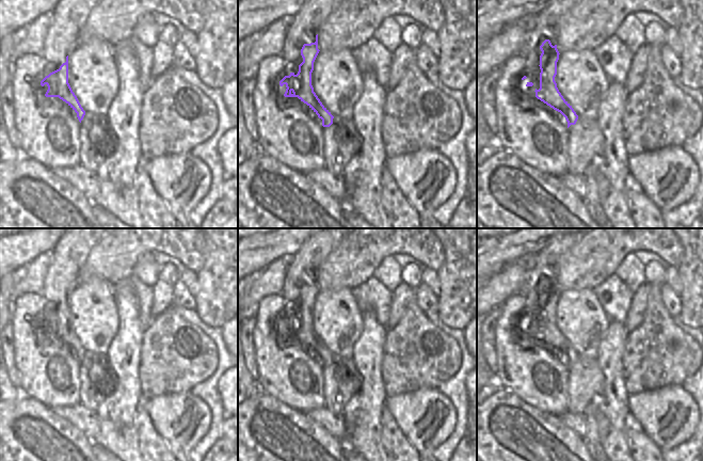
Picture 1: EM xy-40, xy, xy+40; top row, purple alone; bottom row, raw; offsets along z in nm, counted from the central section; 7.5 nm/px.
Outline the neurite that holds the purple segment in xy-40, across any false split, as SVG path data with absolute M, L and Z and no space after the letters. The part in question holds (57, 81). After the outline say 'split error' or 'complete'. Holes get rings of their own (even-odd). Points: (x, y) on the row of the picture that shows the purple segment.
M60 0L51 13L51 22L43 47L49 75L42 81L48 90L46 97L59 97L76 113L79 122L85 111L68 83L68 54L79 43L79 34L100 0Z; split error

